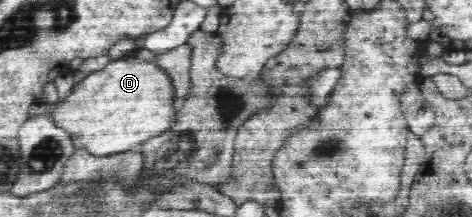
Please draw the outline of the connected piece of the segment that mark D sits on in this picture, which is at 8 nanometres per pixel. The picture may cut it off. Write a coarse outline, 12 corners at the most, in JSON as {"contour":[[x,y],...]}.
{"contour":[[137,57],[50,109],[74,148],[140,147],[177,122],[168,71]]}

